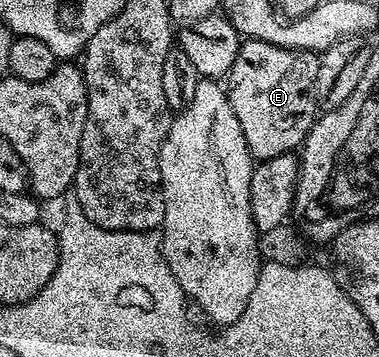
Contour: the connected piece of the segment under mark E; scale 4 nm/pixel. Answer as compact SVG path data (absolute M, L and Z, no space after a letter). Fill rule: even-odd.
M244 40L240 44L225 88L256 162L295 153L302 146L317 116L314 91L319 58L320 54L310 49L286 49L264 41Z

